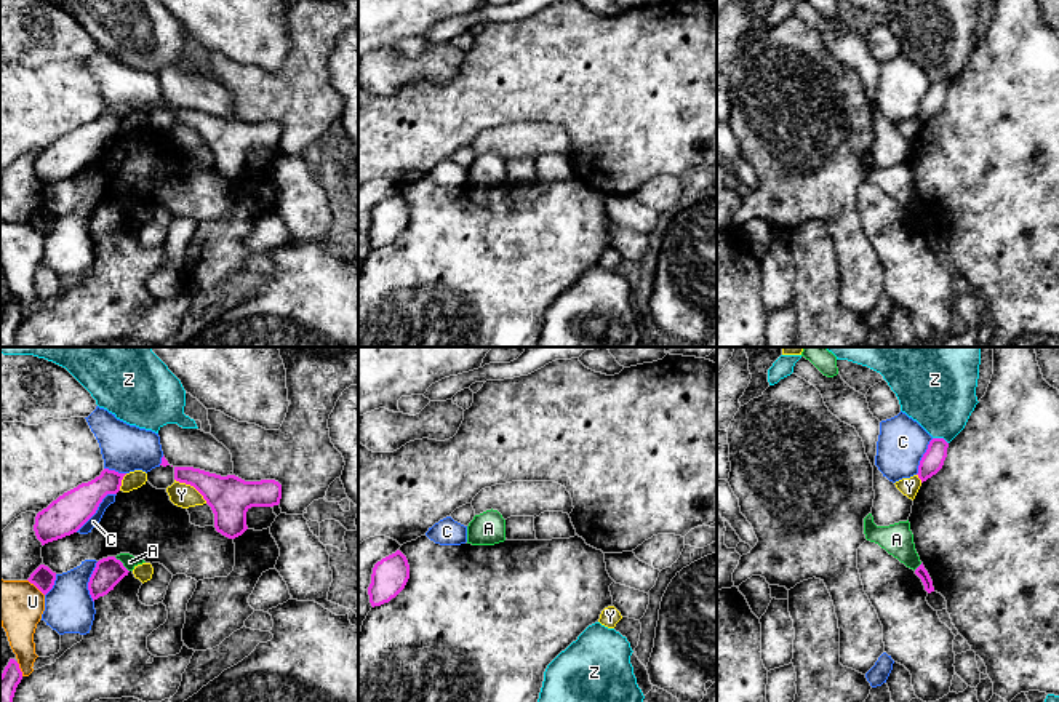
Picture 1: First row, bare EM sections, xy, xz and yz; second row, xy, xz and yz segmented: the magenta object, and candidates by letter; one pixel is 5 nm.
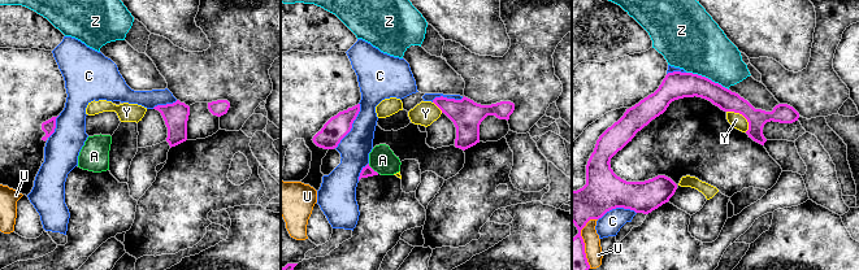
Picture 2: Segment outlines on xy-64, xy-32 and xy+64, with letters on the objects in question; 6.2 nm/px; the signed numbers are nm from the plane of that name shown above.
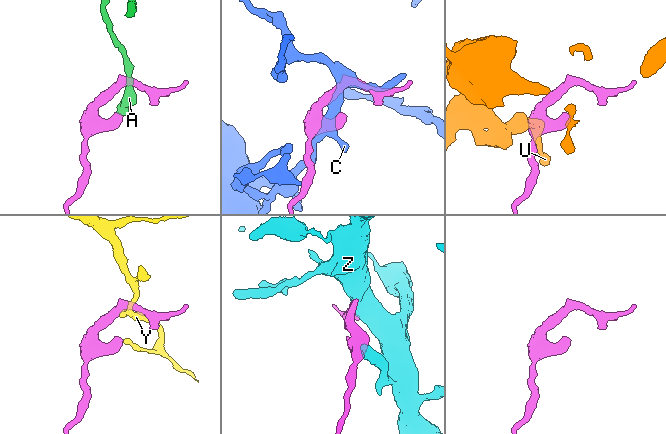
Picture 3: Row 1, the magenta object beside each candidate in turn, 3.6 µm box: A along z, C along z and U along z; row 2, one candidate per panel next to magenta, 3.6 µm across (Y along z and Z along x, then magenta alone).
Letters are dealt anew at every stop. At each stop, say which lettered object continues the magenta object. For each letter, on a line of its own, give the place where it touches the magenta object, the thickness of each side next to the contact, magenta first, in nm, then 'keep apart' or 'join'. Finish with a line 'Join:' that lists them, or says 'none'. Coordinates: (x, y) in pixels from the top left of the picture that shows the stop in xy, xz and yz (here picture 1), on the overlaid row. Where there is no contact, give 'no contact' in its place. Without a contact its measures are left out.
A: meets magenta in xy at (122, 563); 150 nm thick on the magenta side, 70 nm on the other; keep apart
C: meets magenta in xy at (96, 509); 190 nm thick on the magenta side, 60 nm on the other; keep apart
U: meets magenta in xy at (35, 586); 110 nm thick on the magenta side, 240 nm on the other; keep apart
Y: meets magenta in xy at (192, 485); 220 nm thick on the magenta side, 120 nm on the other; keep apart
Z: meets magenta in yz at (941, 438); 110 nm thick on the magenta side, 380 nm on the other; keep apart
Join: none

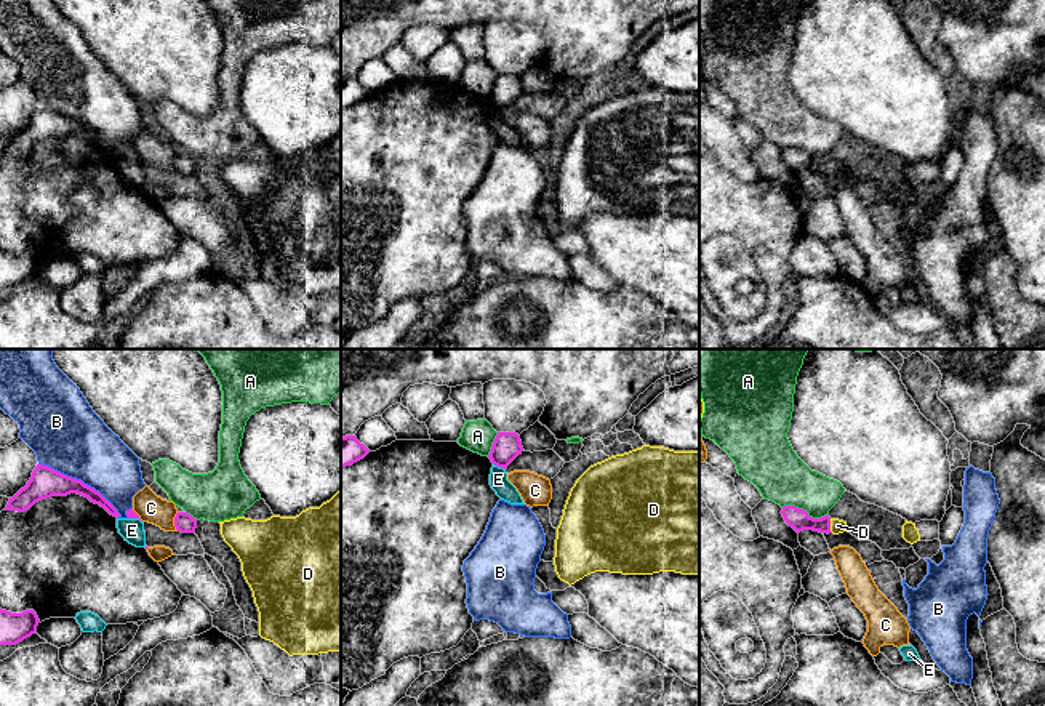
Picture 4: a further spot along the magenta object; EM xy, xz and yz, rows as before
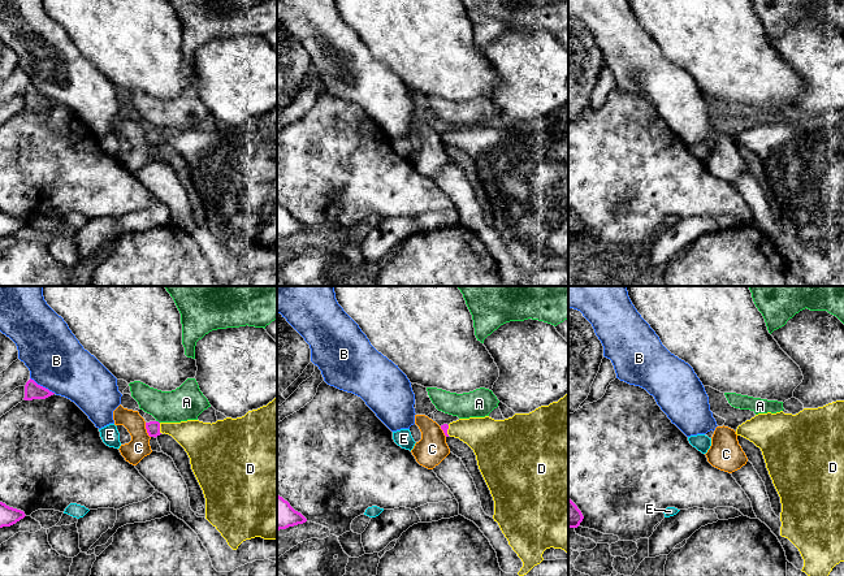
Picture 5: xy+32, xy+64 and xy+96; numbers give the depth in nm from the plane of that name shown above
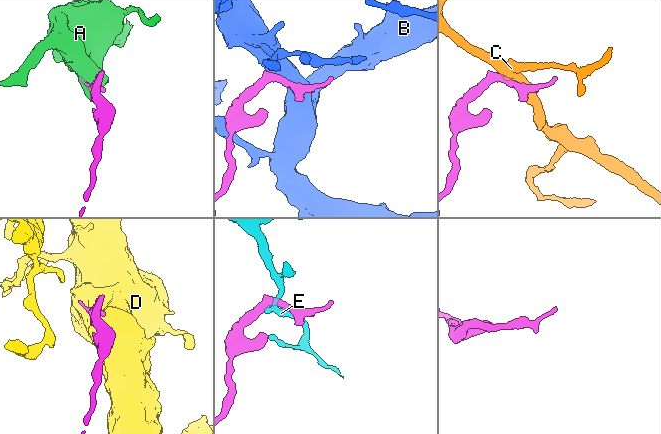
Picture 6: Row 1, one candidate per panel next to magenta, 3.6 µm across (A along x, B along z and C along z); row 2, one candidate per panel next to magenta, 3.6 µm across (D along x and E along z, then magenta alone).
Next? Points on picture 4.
A: meets magenta in yz at (805, 511); 110 nm thick on the magenta side, 260 nm on the other; keep apart
B: meets magenta in xy at (80, 481); 160 nm thick on the magenta side, 360 nm on the other; keep apart
C: meets magenta in xy at (175, 522); 100 nm thick on the magenta side, 140 nm on the other; keep apart
D: meets magenta in yz at (829, 525); 110 nm thick on the magenta side, 70 nm on the other; join
E: meets magenta in xz at (498, 466); 140 nm thick on the magenta side, 100 nm on the other; keep apart
Join: D

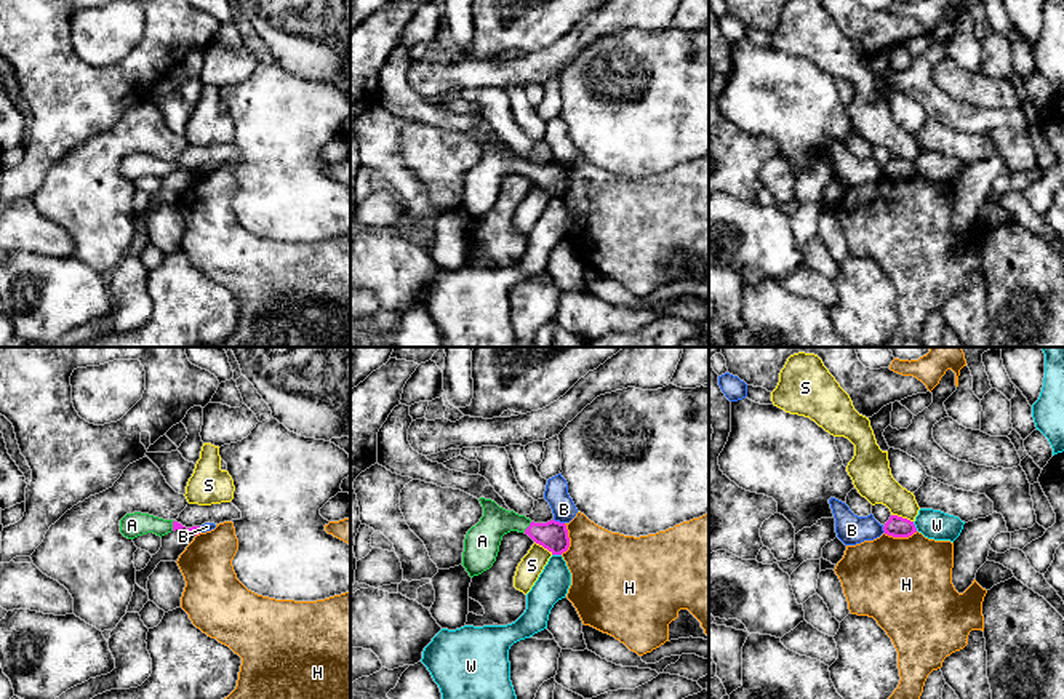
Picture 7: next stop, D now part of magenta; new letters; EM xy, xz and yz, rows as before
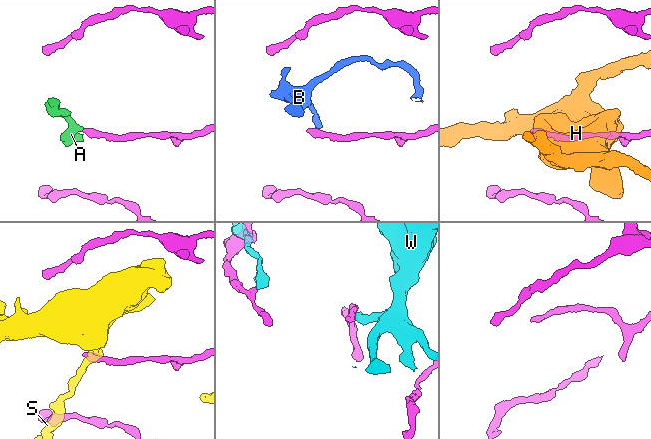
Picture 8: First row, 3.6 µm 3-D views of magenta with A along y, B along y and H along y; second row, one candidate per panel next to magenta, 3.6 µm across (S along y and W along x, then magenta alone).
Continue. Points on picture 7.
A: meets magenta in xz at (528, 527); 140 nm thick on the magenta side, 180 nm on the other; join
B: meets magenta in xz at (559, 522); 140 nm thick on the magenta side, 120 nm on the other; keep apart
H: meets magenta in xz at (568, 539); 140 nm thick on the magenta side, 380 nm on the other; keep apart
S: meets magenta in yz at (901, 517); 110 nm thick on the magenta side, 200 nm on the other; keep apart
W: meets magenta in xz at (557, 554); 140 nm thick on the magenta side, 160 nm on the other; keep apart
Join: A

